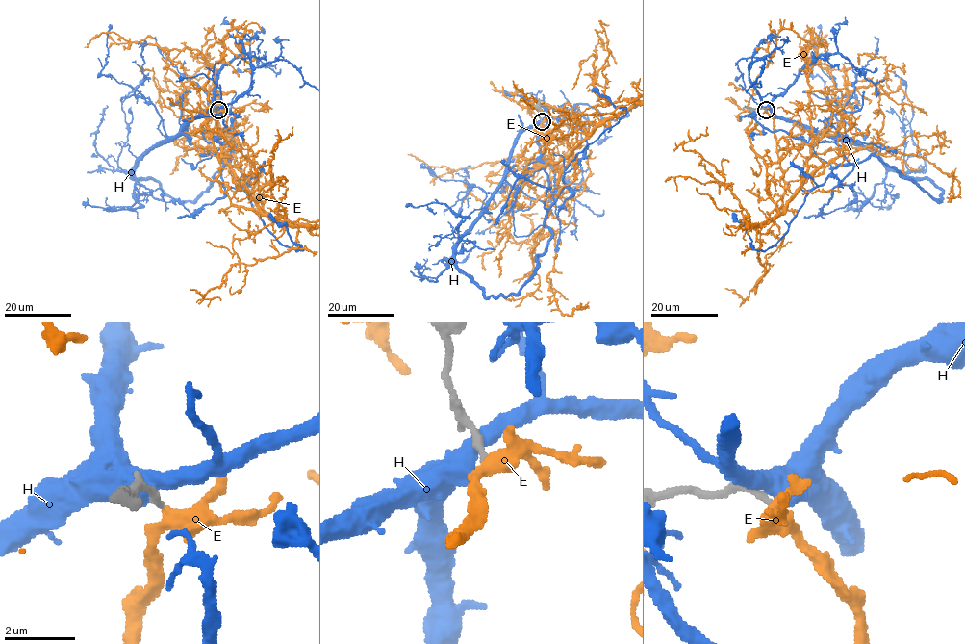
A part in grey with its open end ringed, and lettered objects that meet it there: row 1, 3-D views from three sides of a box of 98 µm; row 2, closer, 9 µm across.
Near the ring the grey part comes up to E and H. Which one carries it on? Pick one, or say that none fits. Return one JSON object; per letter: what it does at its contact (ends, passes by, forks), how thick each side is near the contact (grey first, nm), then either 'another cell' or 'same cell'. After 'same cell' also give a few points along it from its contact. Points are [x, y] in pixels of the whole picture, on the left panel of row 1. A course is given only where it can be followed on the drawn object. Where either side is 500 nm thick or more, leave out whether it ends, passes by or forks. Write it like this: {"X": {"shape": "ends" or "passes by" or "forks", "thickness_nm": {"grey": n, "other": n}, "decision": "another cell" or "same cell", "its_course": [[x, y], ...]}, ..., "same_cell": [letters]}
{"E": {"shape": "passes by", "thickness_nm": {"grey": 190, "other": 380}, "decision": "another cell"}, "H": {"thickness_nm": {"grey": 280, "other": 500}, "decision": "another cell"}, "same_cell": []}

